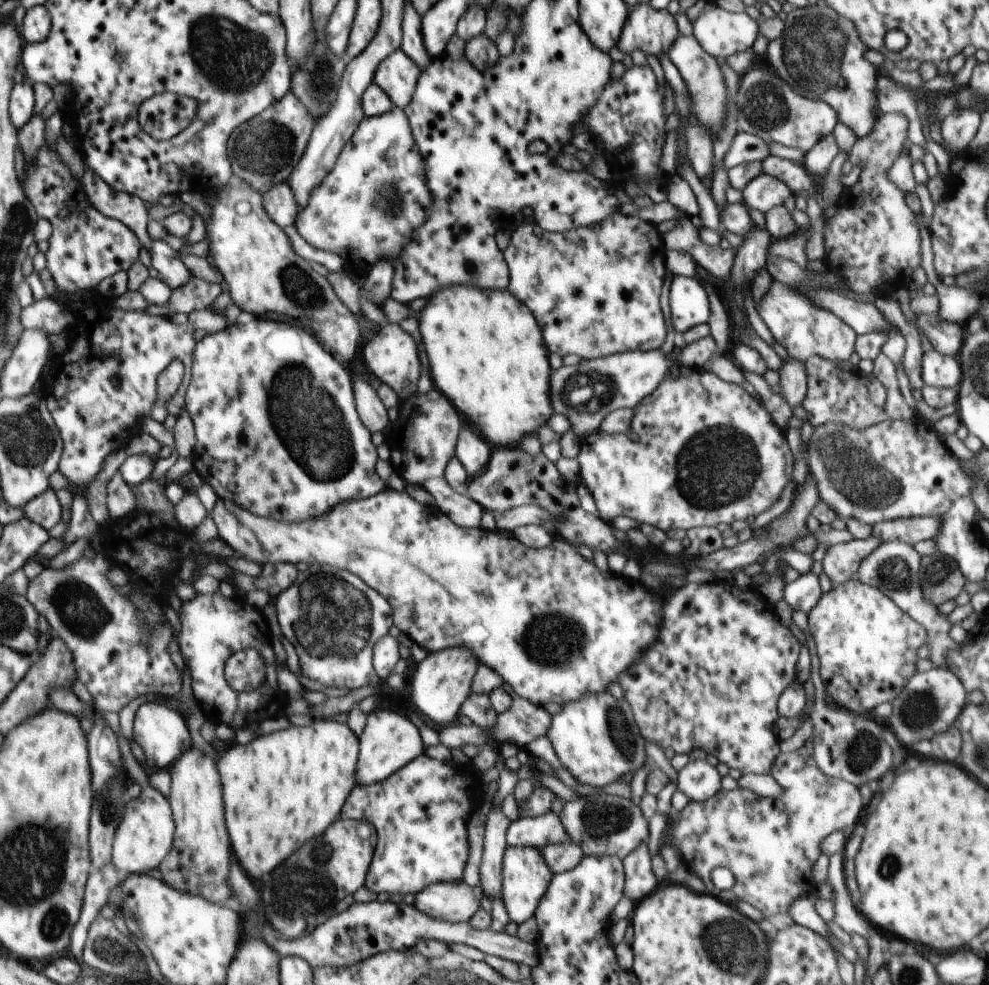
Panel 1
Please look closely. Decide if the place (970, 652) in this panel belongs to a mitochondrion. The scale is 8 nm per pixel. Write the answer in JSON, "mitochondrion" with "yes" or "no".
{"mitochondrion":"no"}

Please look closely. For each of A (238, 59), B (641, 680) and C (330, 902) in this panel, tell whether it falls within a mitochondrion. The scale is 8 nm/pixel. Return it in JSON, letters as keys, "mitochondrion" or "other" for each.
{"A":"mitochondrion","B":"other","C":"other"}

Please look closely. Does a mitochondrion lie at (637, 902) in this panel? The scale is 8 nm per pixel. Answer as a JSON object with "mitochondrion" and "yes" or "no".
{"mitochondrion":"no"}

